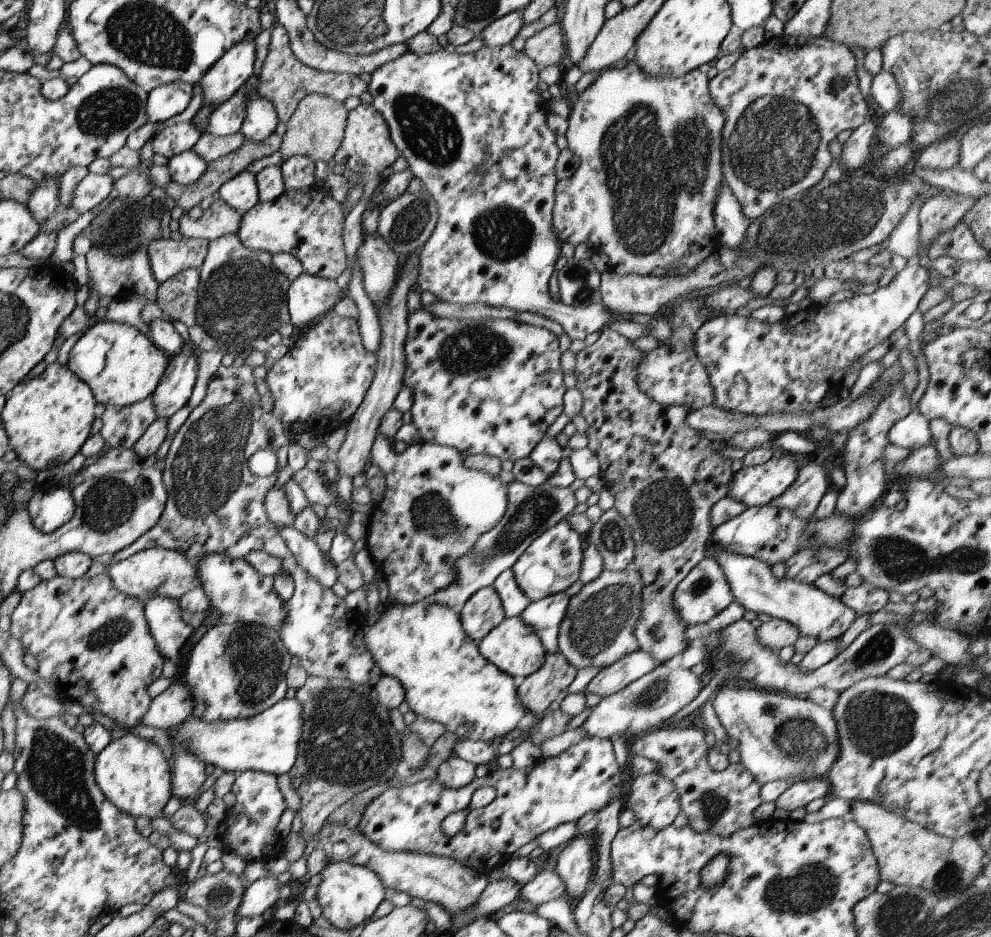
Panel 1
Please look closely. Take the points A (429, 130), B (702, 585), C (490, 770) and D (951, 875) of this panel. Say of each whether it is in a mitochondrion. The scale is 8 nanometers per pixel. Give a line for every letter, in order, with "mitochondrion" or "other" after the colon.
A: mitochondrion
B: mitochondrion
C: other
D: mitochondrion

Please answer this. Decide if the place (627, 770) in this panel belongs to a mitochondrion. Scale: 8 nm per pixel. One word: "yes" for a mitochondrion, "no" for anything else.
no

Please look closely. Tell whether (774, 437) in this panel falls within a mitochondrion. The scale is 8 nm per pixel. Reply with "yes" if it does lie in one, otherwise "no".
no

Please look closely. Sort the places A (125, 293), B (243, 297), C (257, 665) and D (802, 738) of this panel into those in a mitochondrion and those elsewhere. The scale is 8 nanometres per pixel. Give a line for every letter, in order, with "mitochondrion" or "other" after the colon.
A: other
B: mitochondrion
C: mitochondrion
D: mitochondrion

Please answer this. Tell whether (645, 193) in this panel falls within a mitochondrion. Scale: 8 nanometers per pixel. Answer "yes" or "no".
yes

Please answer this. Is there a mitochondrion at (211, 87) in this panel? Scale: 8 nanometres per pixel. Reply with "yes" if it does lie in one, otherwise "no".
no

